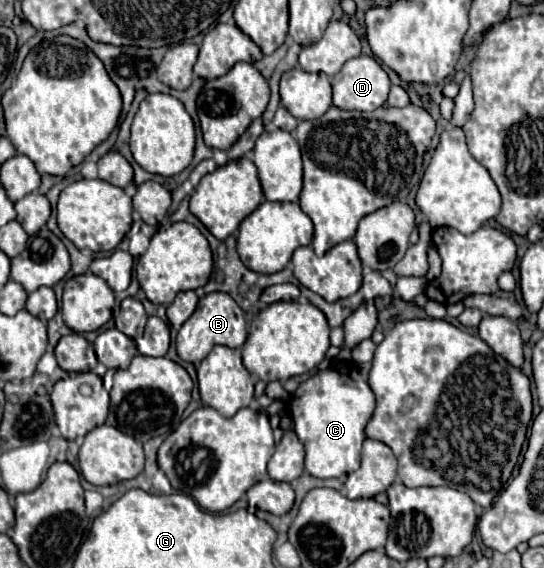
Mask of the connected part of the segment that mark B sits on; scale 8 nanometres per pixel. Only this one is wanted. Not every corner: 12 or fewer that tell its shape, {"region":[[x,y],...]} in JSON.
{"region":[[208,293],[176,335],[178,357],[200,363],[214,345],[246,341],[246,313]]}

